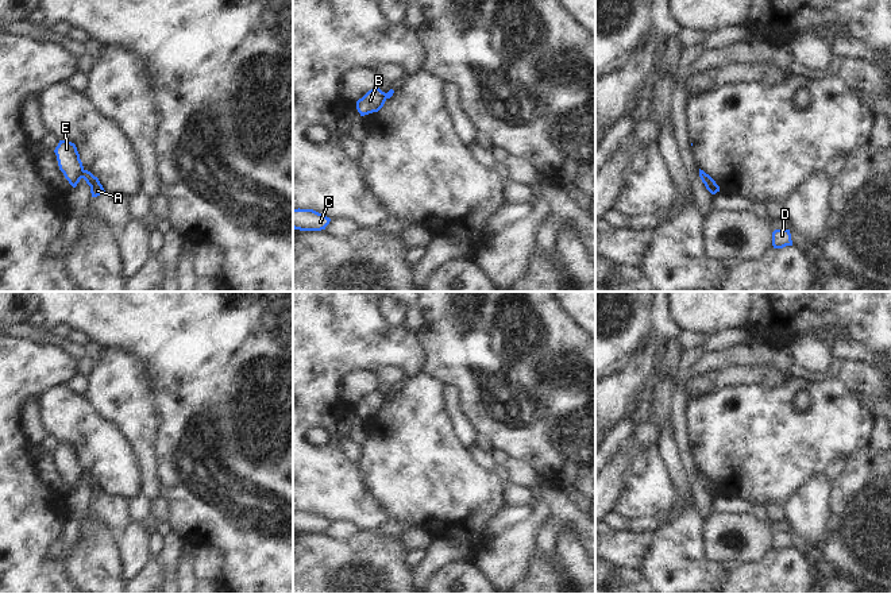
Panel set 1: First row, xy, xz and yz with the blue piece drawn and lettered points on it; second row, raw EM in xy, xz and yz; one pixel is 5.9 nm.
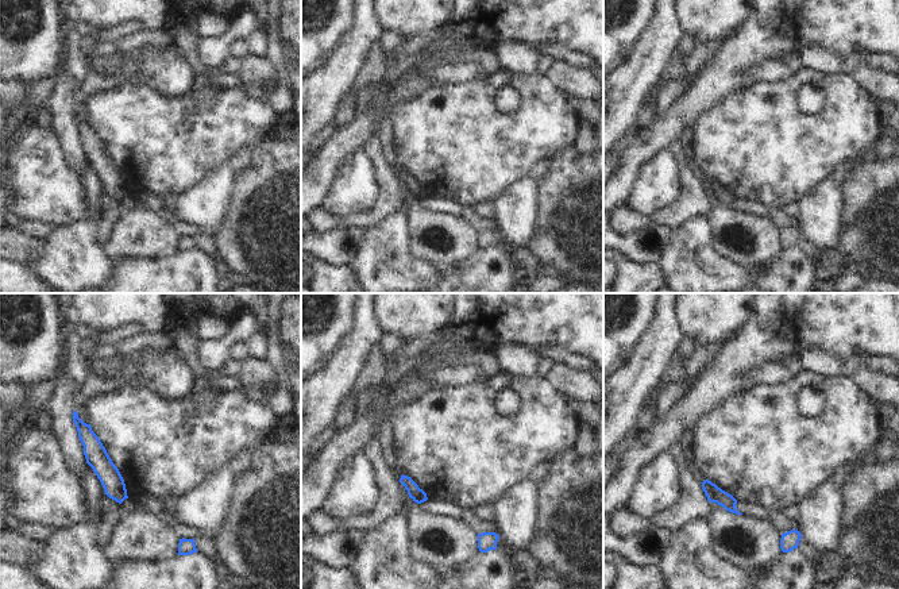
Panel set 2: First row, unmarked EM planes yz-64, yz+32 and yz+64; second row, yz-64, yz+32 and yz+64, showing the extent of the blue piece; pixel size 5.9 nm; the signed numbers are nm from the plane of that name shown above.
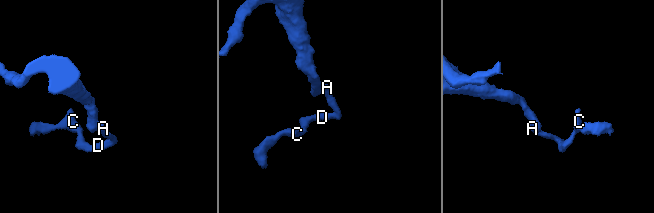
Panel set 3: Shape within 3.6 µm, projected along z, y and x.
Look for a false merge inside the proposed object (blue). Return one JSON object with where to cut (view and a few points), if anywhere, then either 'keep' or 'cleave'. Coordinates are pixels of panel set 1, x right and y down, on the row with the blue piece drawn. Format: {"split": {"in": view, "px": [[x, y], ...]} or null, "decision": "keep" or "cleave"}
{"split": {"in": "xy", "px": [[84, 170], [81, 177]]}, "decision": "cleave"}

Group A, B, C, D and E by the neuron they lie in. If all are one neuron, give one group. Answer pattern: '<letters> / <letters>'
A C D / B E

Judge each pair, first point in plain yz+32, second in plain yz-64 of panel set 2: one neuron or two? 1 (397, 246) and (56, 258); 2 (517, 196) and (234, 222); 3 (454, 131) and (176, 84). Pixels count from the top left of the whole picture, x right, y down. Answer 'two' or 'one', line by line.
1: one
2: two
3: two

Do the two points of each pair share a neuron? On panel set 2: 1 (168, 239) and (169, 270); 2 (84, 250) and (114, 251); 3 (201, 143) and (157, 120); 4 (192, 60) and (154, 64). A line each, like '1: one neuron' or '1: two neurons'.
1: two neurons
2: two neurons
3: one neuron
4: two neurons

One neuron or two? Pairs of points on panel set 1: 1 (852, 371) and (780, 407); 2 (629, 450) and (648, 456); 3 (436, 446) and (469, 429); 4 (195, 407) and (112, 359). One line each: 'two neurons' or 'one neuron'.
1: two neurons
2: two neurons
3: two neurons
4: two neurons

